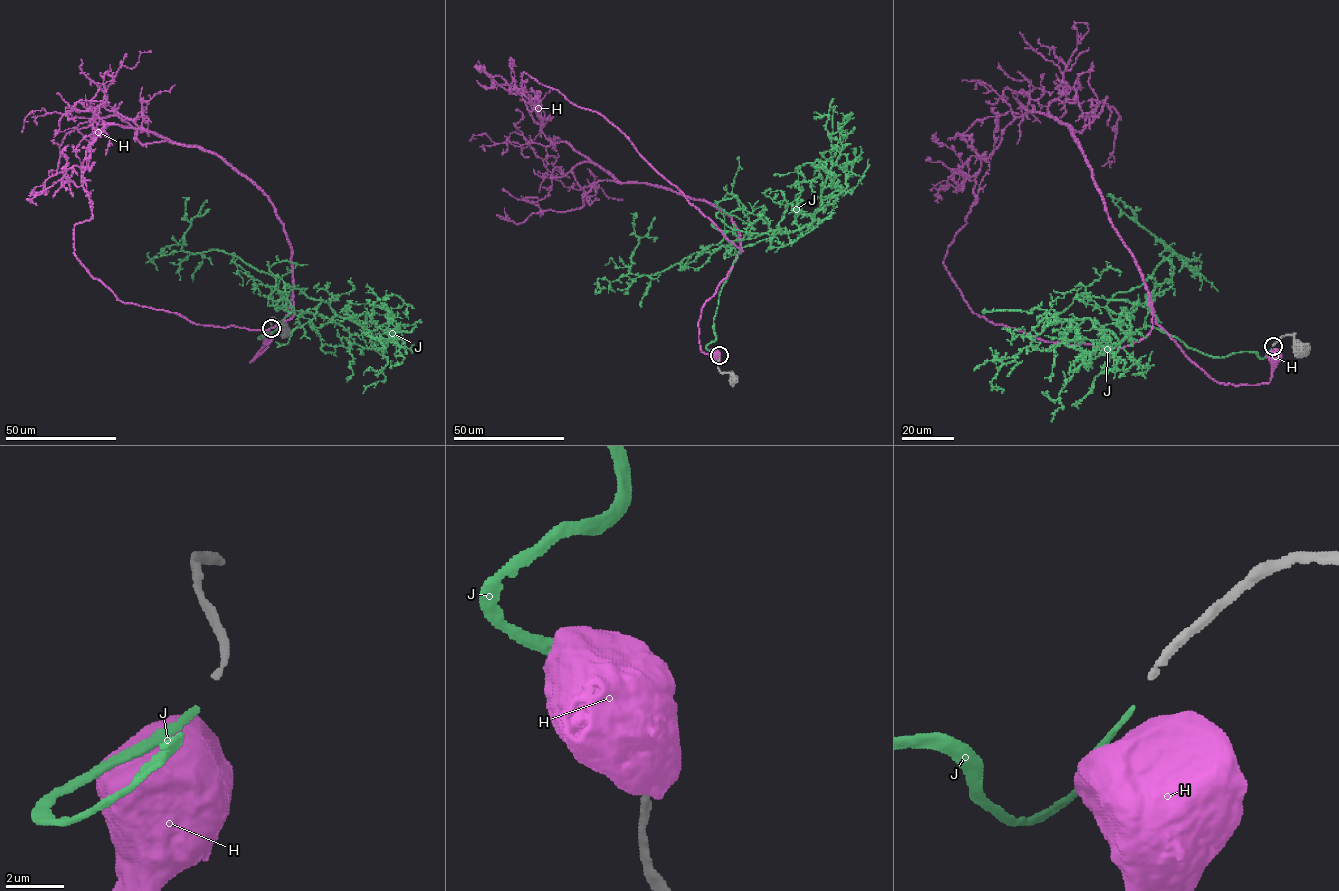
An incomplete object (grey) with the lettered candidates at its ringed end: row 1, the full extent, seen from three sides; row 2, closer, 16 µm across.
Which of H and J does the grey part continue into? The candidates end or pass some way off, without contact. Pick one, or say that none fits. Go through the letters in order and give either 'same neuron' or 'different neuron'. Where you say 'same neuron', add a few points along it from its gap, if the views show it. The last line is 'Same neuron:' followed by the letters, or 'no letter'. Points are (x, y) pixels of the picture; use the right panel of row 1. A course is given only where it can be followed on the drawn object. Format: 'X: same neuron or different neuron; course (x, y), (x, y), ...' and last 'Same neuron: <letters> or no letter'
H: different neuron
J: same neuron; course (1271, 348), (1260, 358), (1213, 356), (1147, 325), (1127, 336), (1131, 345), (1106, 304), (1179, 258), (1108, 193)
Same neuron: J

